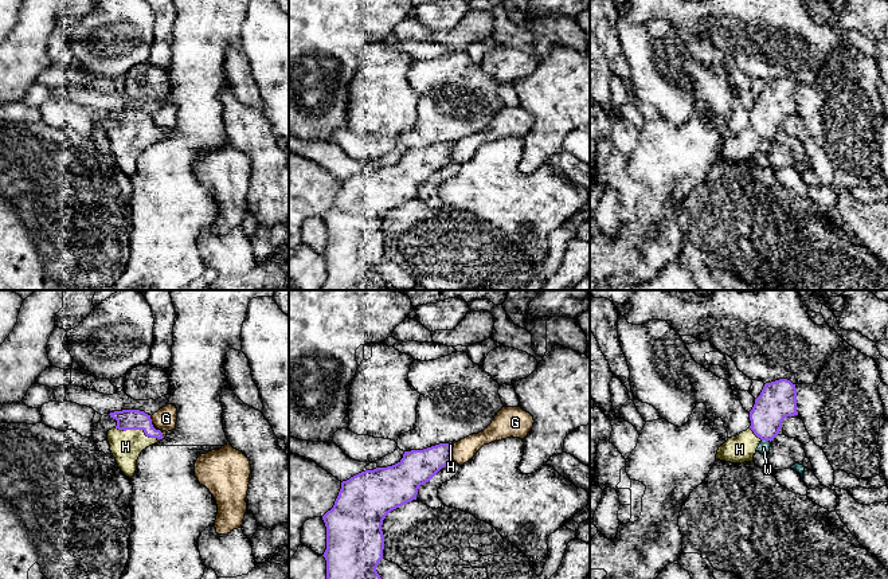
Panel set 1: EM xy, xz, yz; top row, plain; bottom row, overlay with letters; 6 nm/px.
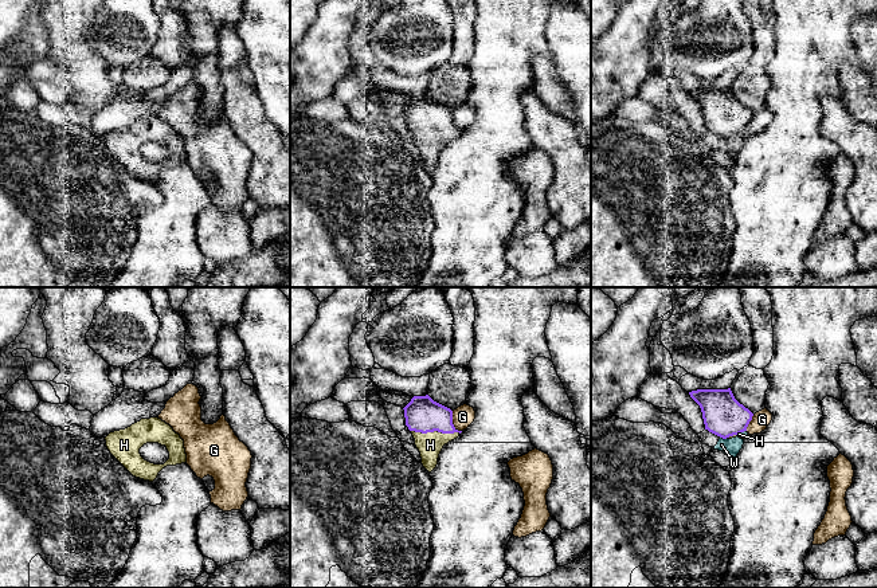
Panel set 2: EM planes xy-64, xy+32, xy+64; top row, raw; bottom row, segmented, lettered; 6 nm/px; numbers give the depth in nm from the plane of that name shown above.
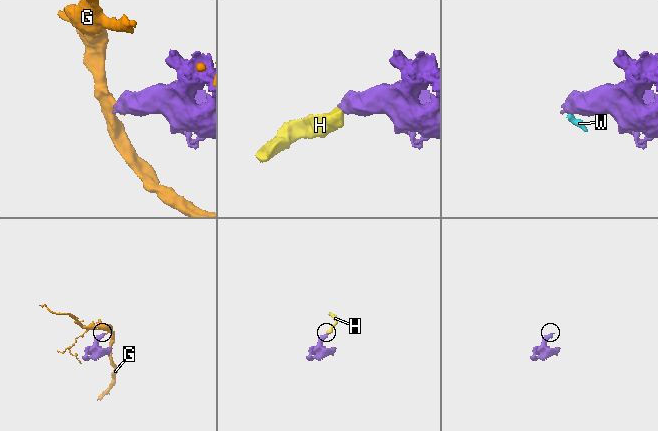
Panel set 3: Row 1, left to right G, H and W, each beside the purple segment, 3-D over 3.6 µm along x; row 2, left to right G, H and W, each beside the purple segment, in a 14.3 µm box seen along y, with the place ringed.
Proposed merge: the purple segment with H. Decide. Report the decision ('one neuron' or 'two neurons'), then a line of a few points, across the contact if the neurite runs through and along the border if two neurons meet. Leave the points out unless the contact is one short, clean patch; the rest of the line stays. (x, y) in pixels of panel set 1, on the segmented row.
one neuron; line xy (126, 419), (139, 429), (126, 441), (125, 446)

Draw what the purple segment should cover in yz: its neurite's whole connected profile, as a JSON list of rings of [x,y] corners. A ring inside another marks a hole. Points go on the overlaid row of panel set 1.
[[[787,379],[766,383],[750,411],[751,426],[736,437],[728,438],[716,454],[716,459],[744,463],[752,462],[762,441],[772,441],[787,416],[798,415],[797,388]]]

